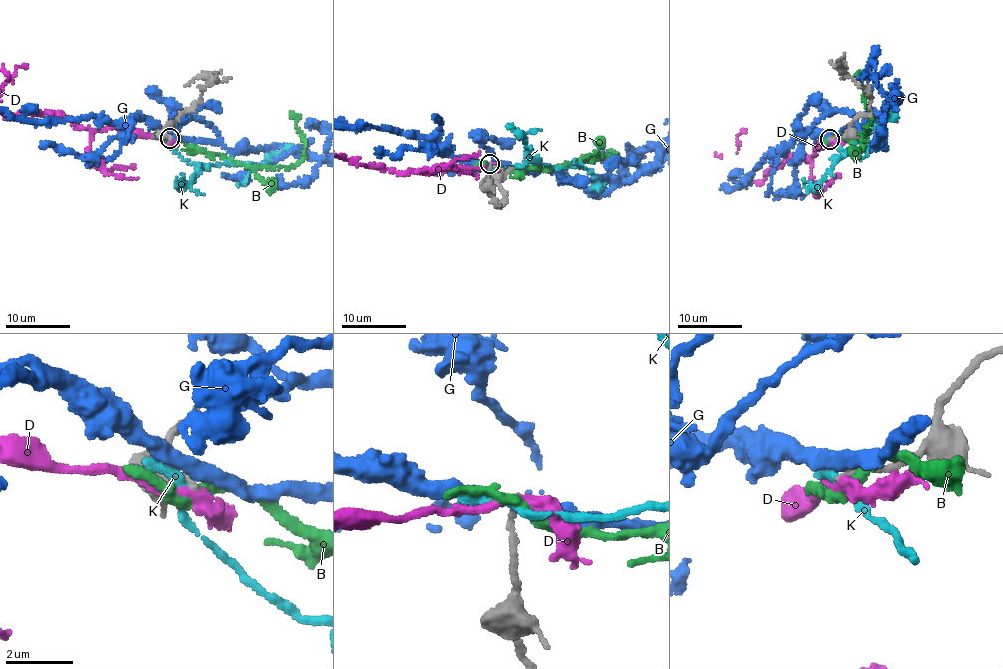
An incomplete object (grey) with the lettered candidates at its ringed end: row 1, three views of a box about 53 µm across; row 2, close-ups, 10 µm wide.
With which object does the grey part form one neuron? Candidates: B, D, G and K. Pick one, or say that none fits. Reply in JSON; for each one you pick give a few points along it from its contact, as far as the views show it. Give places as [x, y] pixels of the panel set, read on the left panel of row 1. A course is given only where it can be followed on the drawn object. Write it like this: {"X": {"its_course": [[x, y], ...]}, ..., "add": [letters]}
{"add": []}

